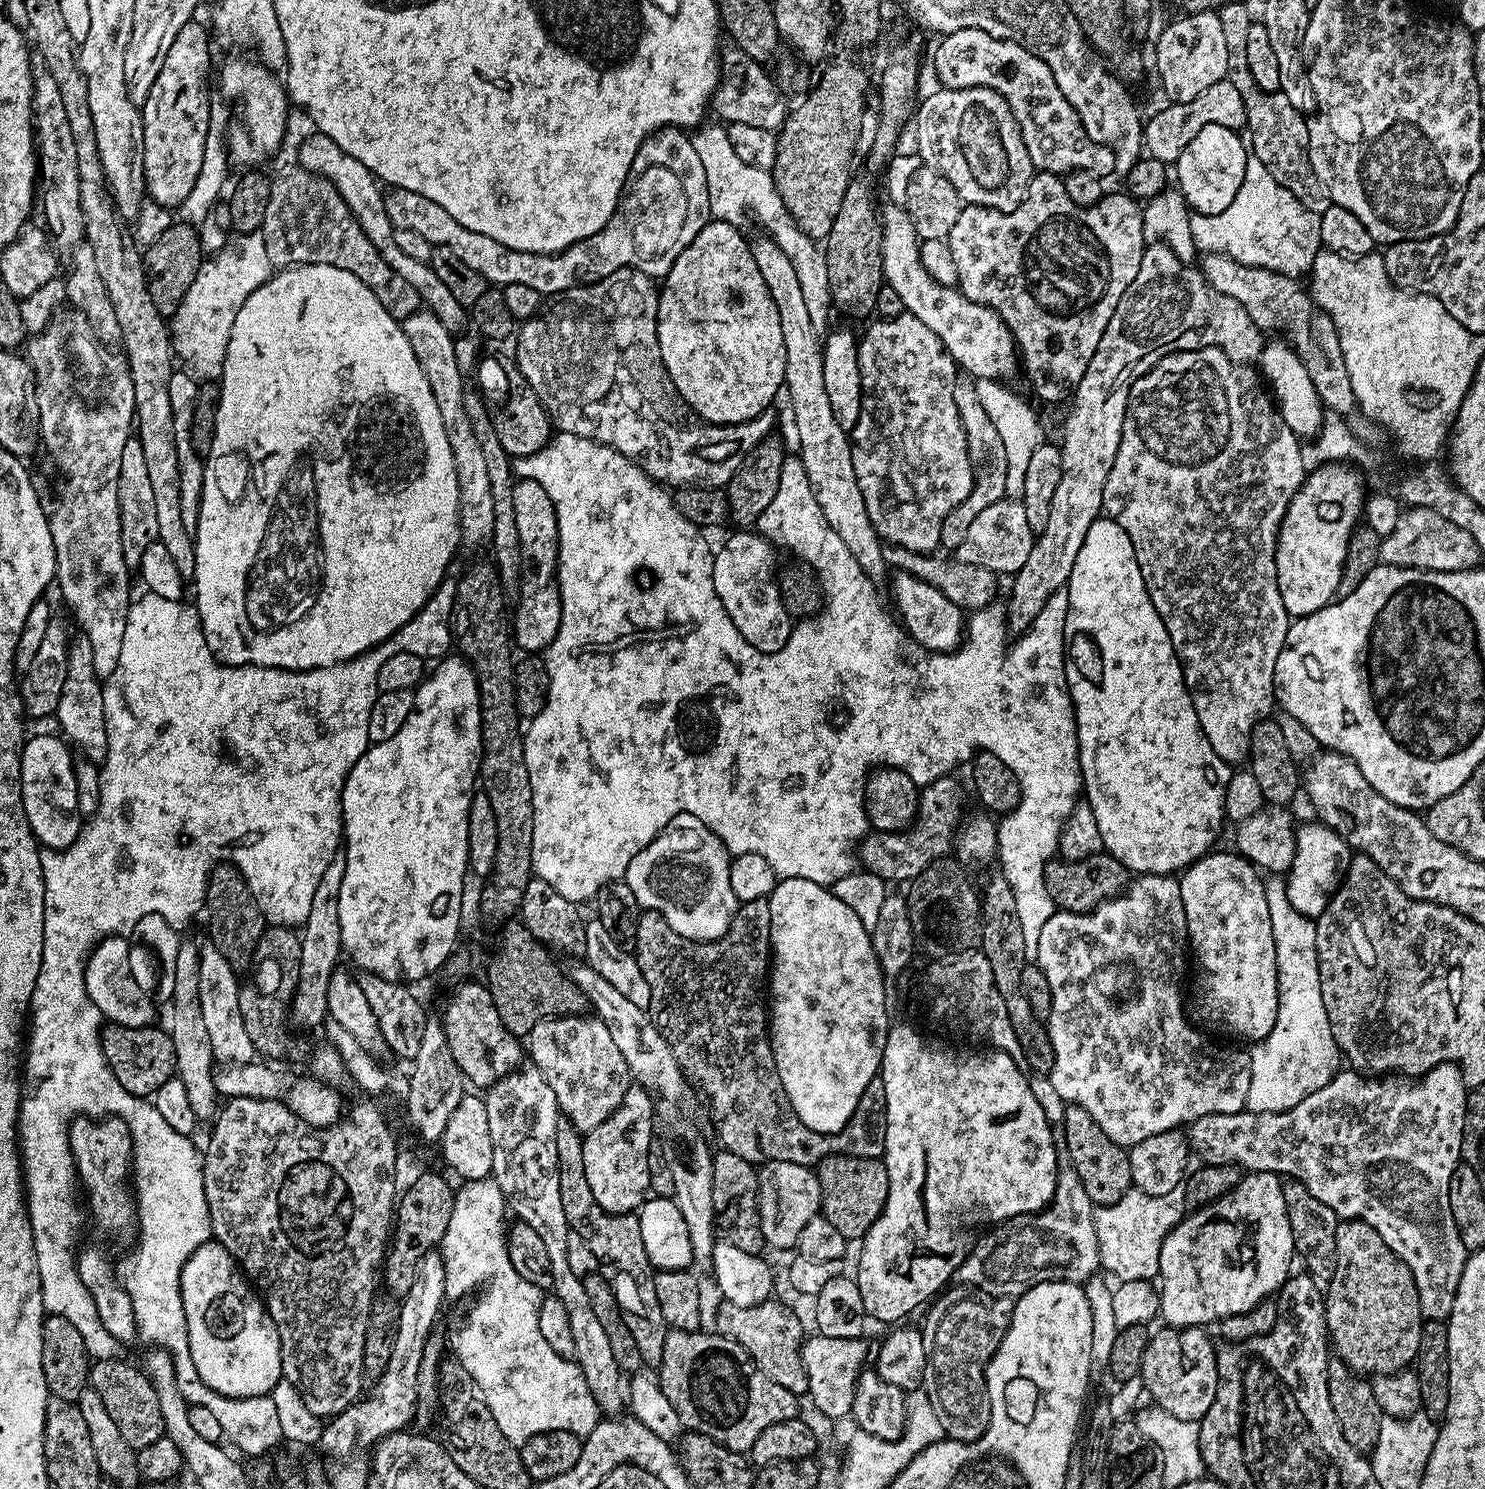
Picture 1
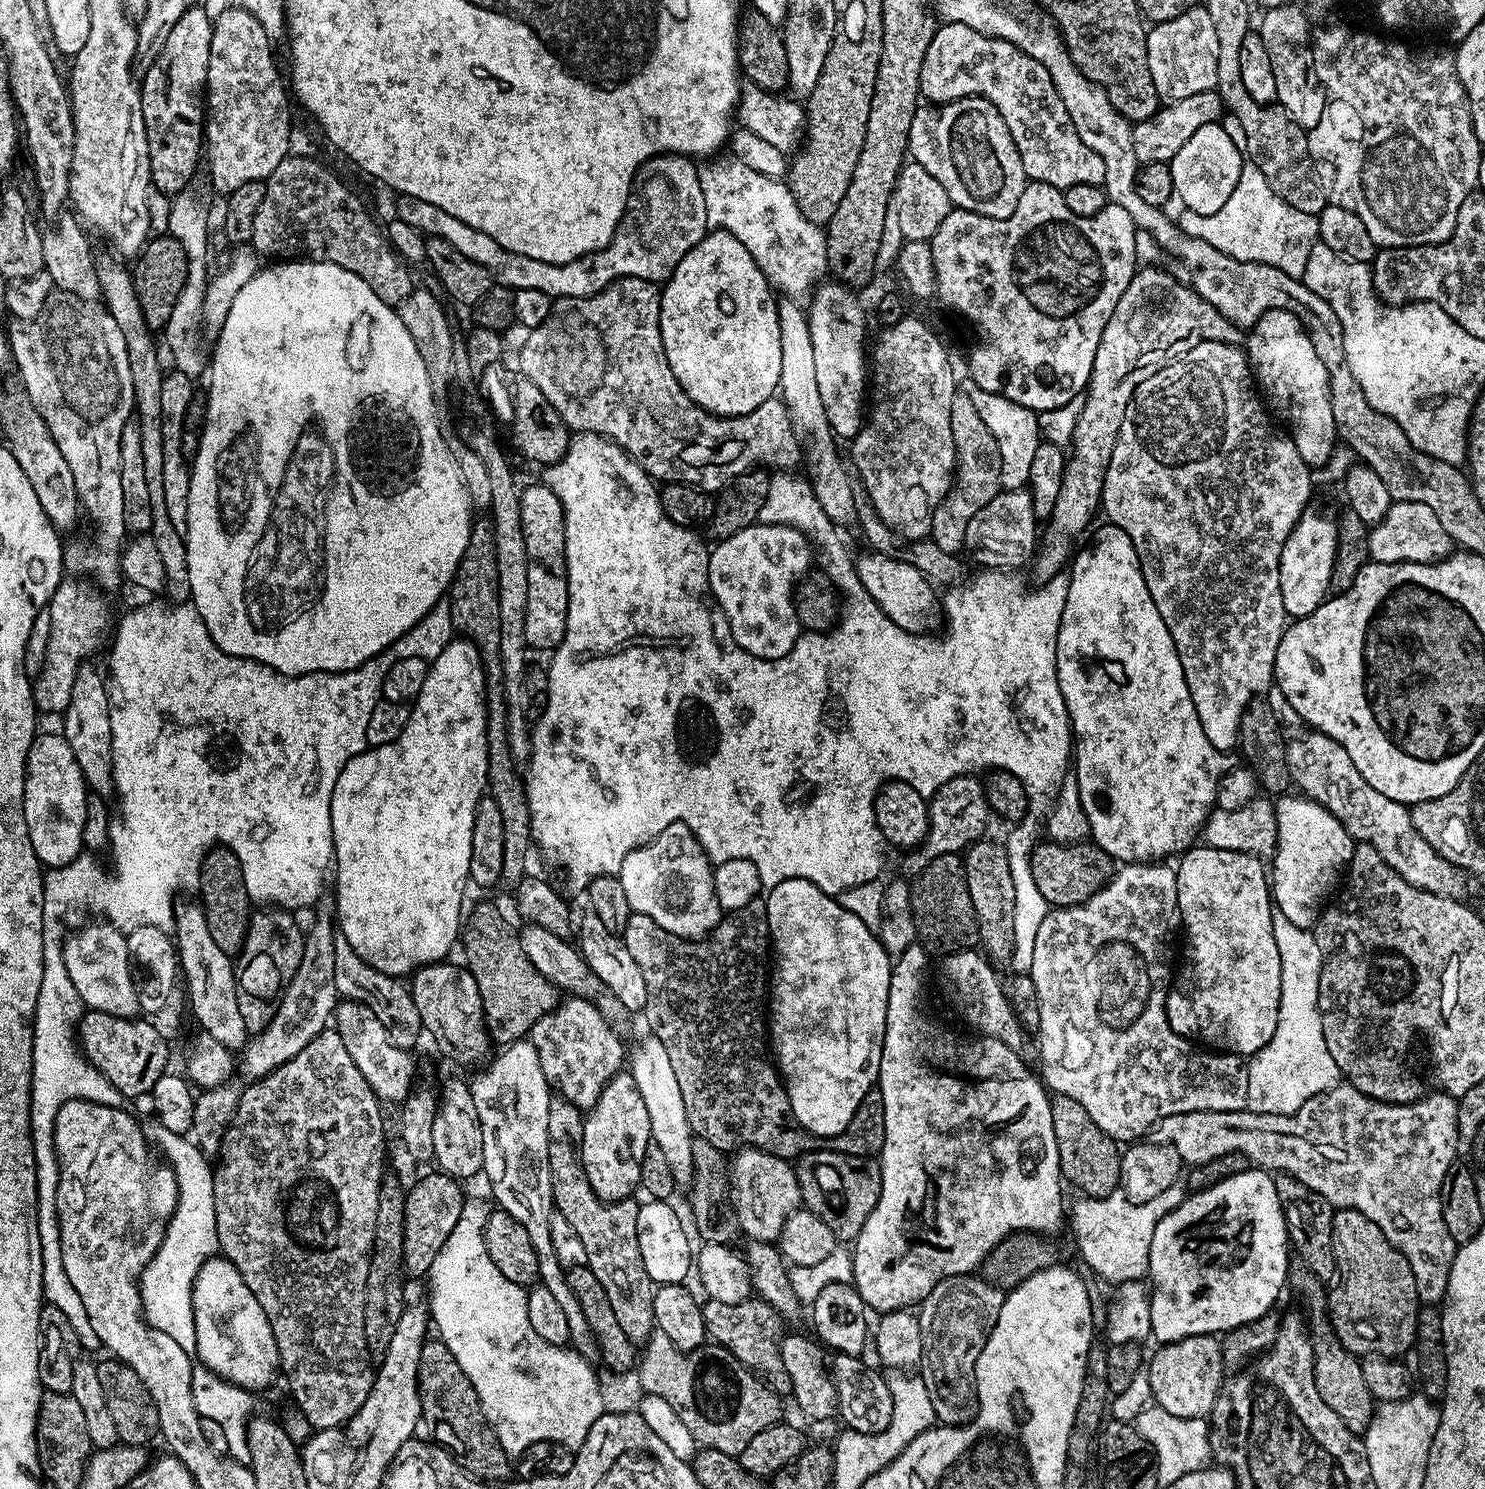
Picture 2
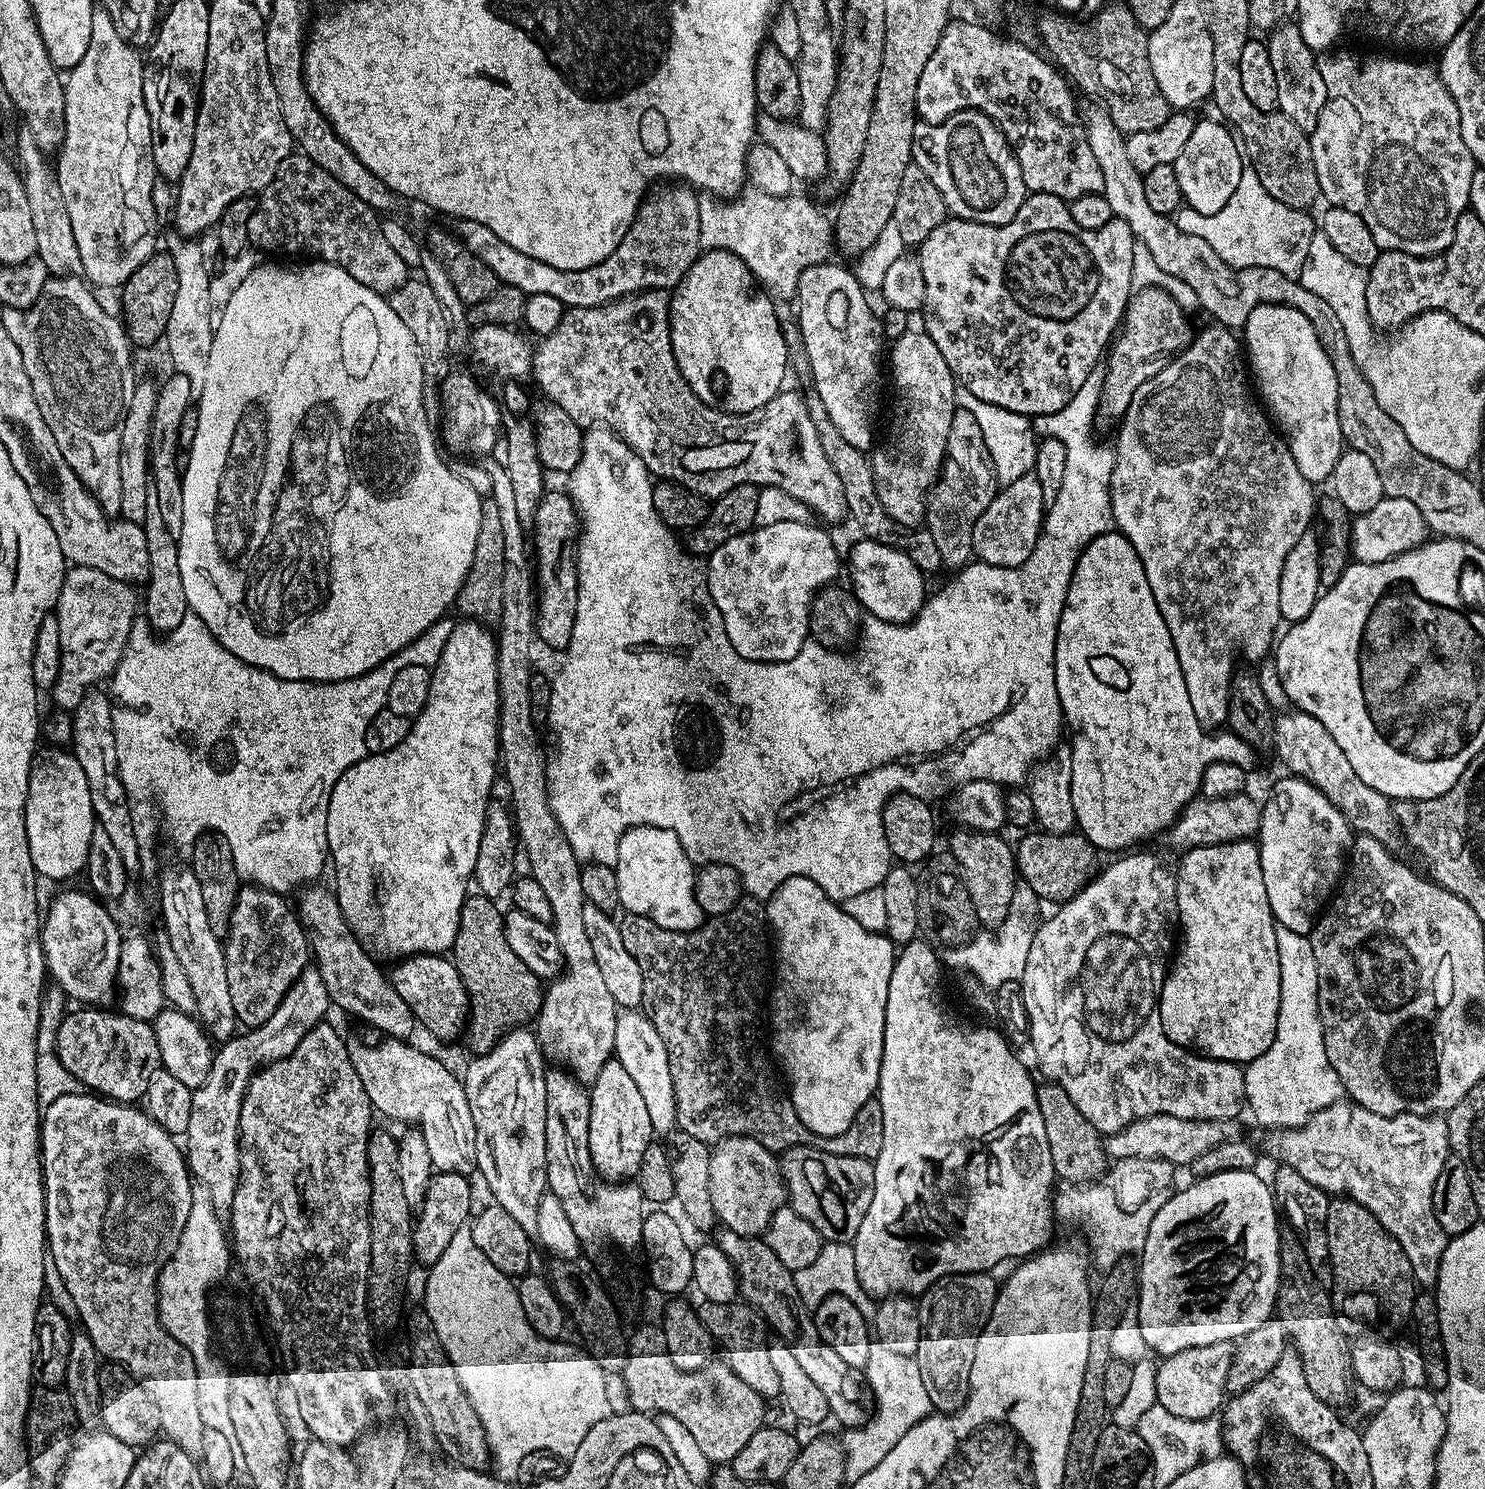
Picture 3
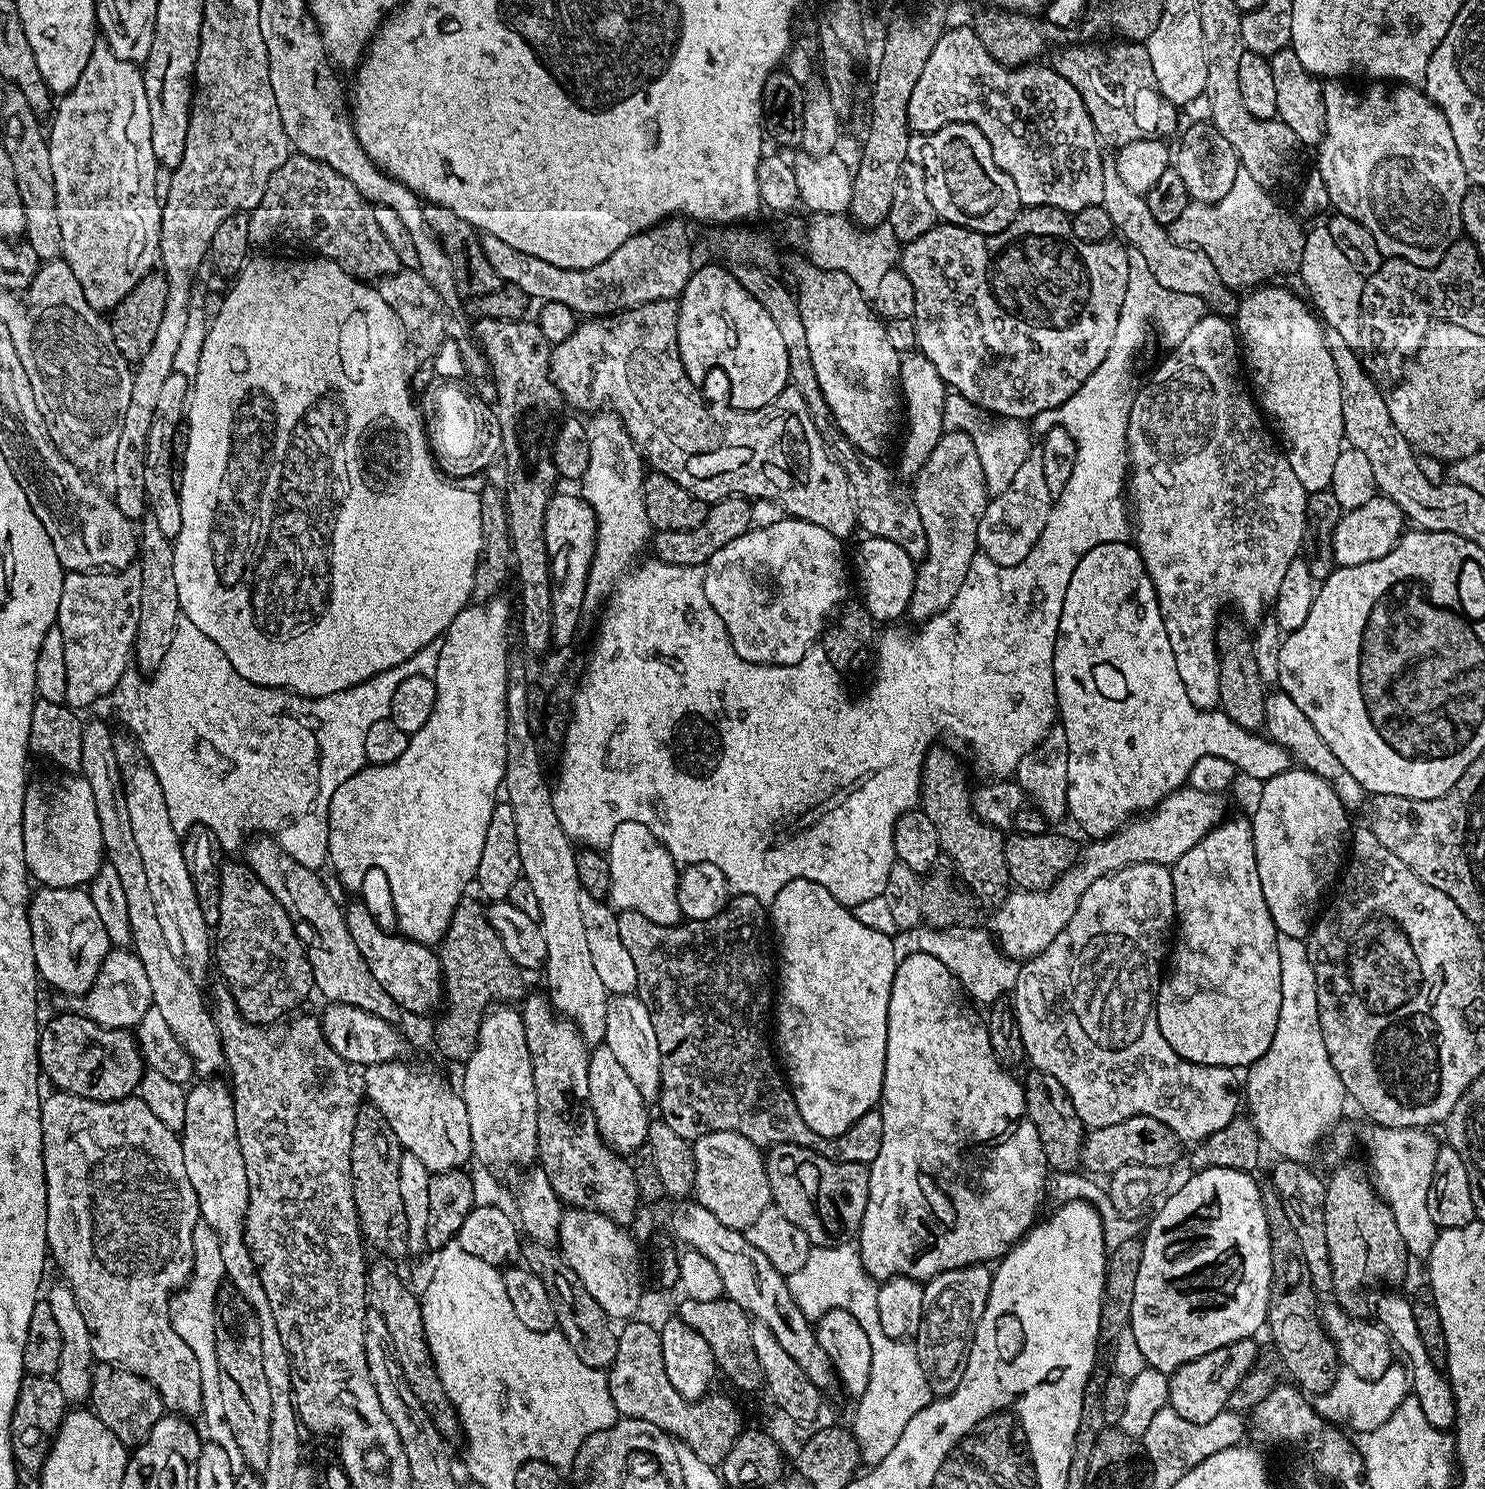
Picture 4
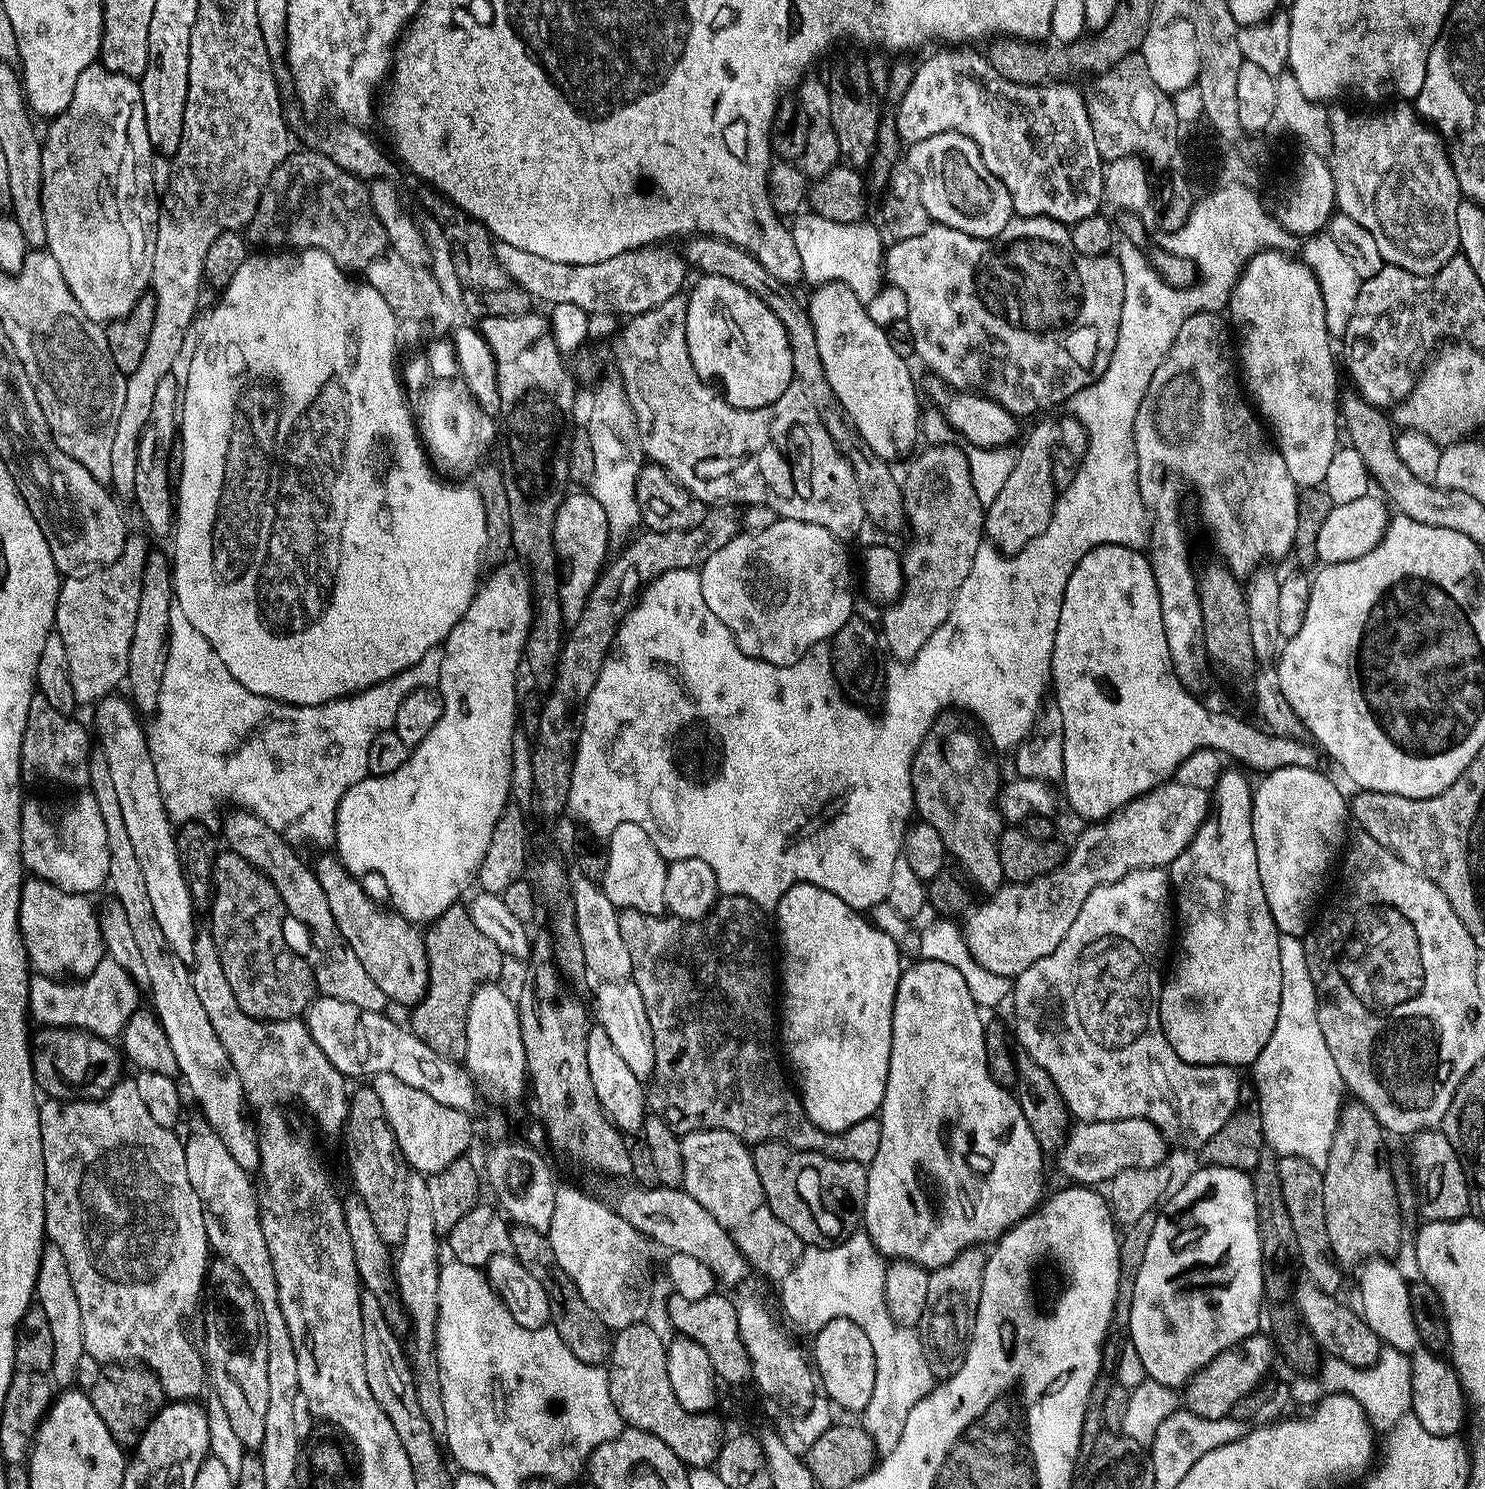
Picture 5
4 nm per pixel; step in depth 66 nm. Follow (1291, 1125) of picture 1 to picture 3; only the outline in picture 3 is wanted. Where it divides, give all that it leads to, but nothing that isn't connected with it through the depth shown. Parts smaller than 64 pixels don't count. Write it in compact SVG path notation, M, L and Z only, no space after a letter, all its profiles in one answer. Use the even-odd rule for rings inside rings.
M1341 1098L1310 1117L1301 1128L1282 1128L1271 1133L1272 1152L1280 1164L1290 1166L1314 1182L1321 1190L1336 1198L1354 1200L1366 1206L1382 1222L1382 1226L1402 1246L1406 1258L1410 1258L1412 1275L1420 1286L1435 1285L1440 1269L1440 1260L1450 1239L1442 1230L1434 1214L1434 1190L1438 1178L1444 1172L1444 1164L1450 1155L1448 1121L1443 1115L1398 1114L1383 1116L1355 1104L1351 1098ZM1170 1114L1147 1116L1130 1122L1122 1130L1111 1133L1104 1140L1104 1150L1113 1161L1122 1158L1158 1158L1169 1160L1174 1166L1190 1166L1194 1158L1214 1150L1223 1140L1233 1139L1237 1135L1237 1125L1231 1120L1187 1120L1174 1118Z

